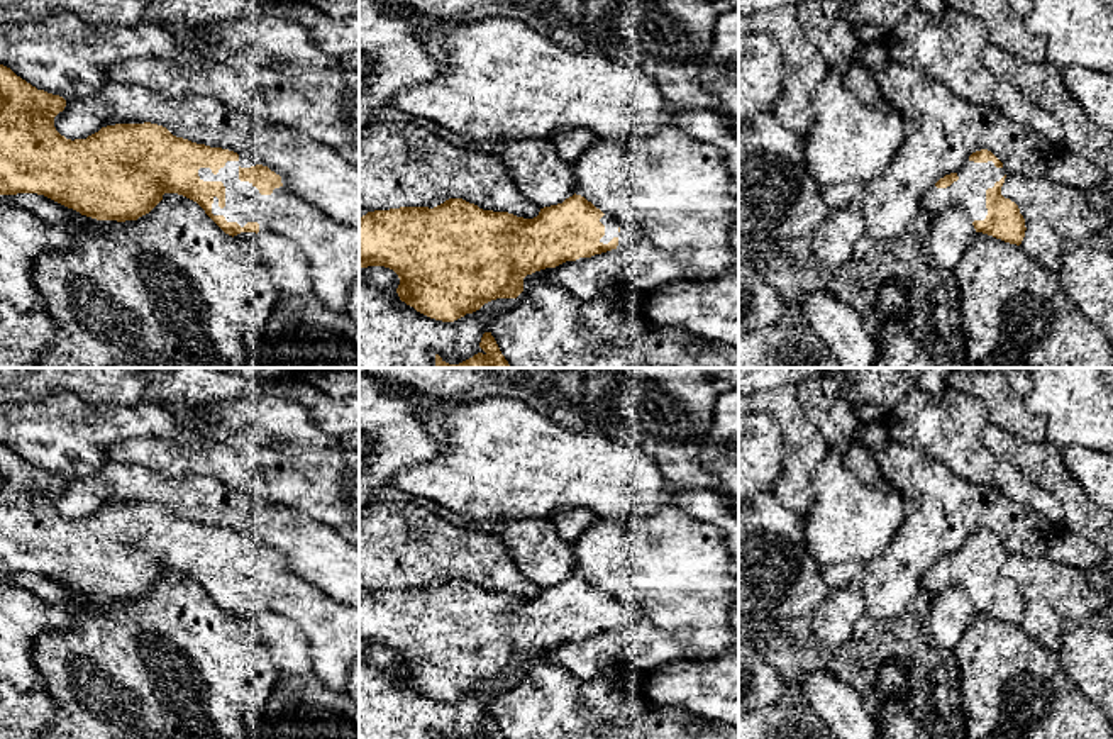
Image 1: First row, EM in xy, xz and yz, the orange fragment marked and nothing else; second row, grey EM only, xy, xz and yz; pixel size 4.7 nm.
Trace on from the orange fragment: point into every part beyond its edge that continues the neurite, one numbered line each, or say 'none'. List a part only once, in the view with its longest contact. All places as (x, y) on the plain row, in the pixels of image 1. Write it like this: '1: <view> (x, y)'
1: xy (332, 629)

